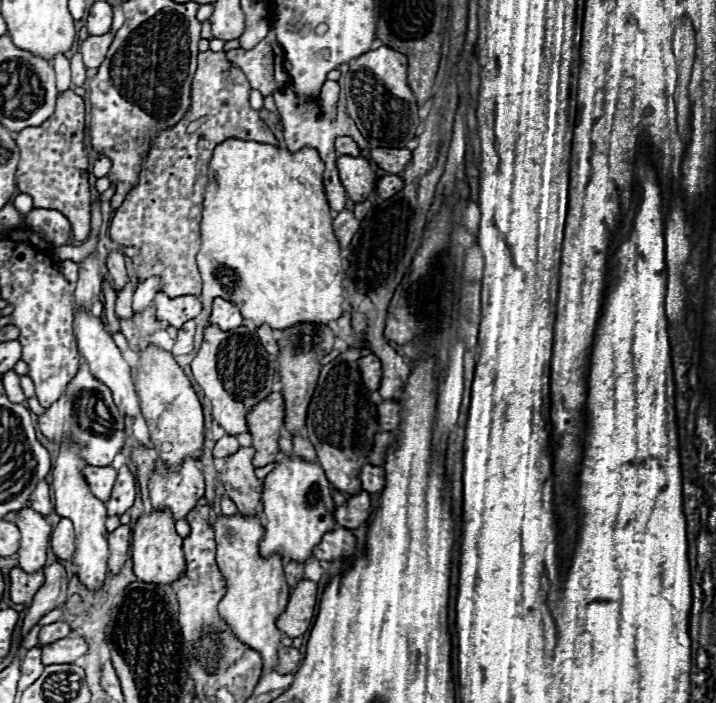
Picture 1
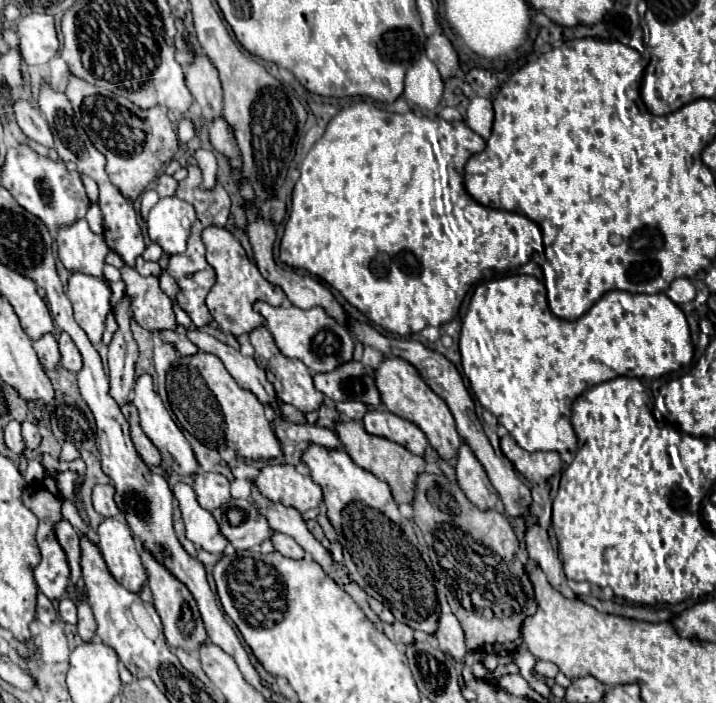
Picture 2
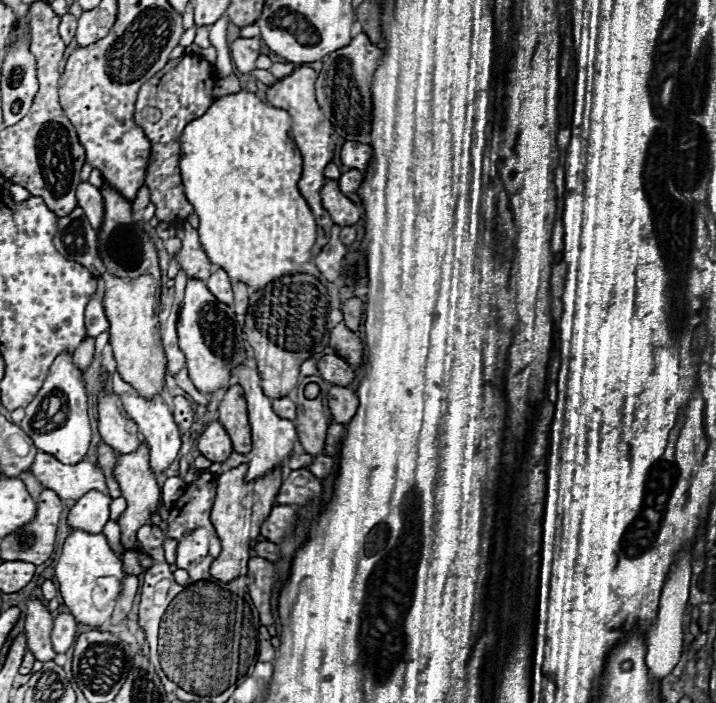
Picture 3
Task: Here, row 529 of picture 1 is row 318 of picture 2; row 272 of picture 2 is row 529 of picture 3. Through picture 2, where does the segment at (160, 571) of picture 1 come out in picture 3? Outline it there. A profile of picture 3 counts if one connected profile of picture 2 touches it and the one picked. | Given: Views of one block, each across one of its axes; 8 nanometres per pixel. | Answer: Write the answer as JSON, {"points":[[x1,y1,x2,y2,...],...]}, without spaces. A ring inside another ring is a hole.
{"points":[[142,444,136,452,132,454,116,454,118,456,118,464,116,464,116,480,122,488,122,496,126,498,126,512,120,516,118,524,122,528,122,546,126,550,138,550,140,544,136,540,136,532,140,526,148,524,152,526,152,514,158,510,158,502,160,502,160,486,156,482,156,476,154,472,150,470,150,452,148,452,148,446]]}

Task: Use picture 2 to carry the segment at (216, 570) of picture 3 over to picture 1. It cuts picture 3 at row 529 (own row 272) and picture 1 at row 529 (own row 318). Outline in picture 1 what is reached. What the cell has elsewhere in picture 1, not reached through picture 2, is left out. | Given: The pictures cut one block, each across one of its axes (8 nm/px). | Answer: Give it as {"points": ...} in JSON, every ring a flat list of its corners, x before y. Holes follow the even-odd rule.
{"points":[[220,516,214,524,214,536,218,546,218,568,226,580,226,594,218,604,218,612,240,642,260,652,264,660,262,672,268,674,268,670,276,670,278,666,278,648,284,634,276,628,276,620,286,610,290,596,290,588,284,580,282,560,278,556,264,560,260,556,260,538,264,538,264,528,258,516]]}

